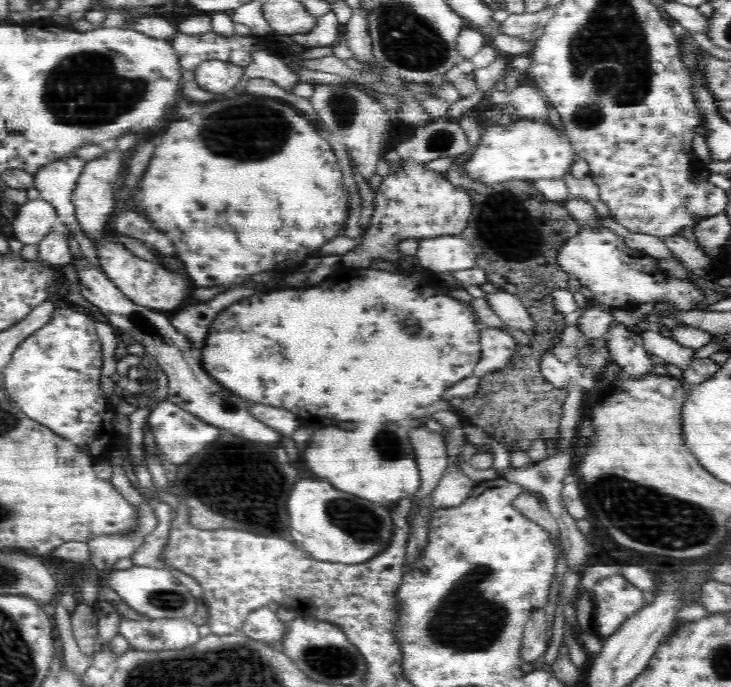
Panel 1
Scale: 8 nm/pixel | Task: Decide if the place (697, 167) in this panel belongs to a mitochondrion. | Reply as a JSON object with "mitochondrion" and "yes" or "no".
{"mitochondrion":"no"}

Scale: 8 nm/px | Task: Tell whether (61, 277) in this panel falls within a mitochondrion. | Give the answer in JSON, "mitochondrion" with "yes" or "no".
{"mitochondrion":"no"}

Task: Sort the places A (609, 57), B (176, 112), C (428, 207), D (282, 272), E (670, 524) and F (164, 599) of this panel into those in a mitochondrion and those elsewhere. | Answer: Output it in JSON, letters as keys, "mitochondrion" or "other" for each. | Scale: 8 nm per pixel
{"A":"mitochondrion","B":"other","C":"other","D":"other","E":"mitochondrion","F":"mitochondrion"}

